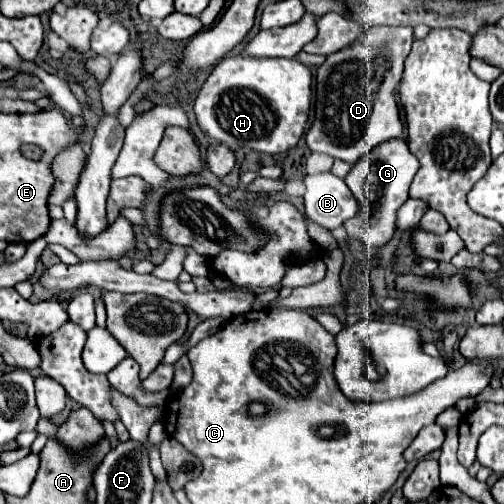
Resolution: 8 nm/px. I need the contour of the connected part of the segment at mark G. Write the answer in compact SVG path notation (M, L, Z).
M392 139L378 145L370 155L360 159L348 177L344 179L354 197L360 201L362 209L352 219L344 221L344 229L350 239L358 239L368 245L368 253L376 255L376 249L386 245L396 231L396 211L408 201L408 189L418 171L418 161L410 153L406 141Z

